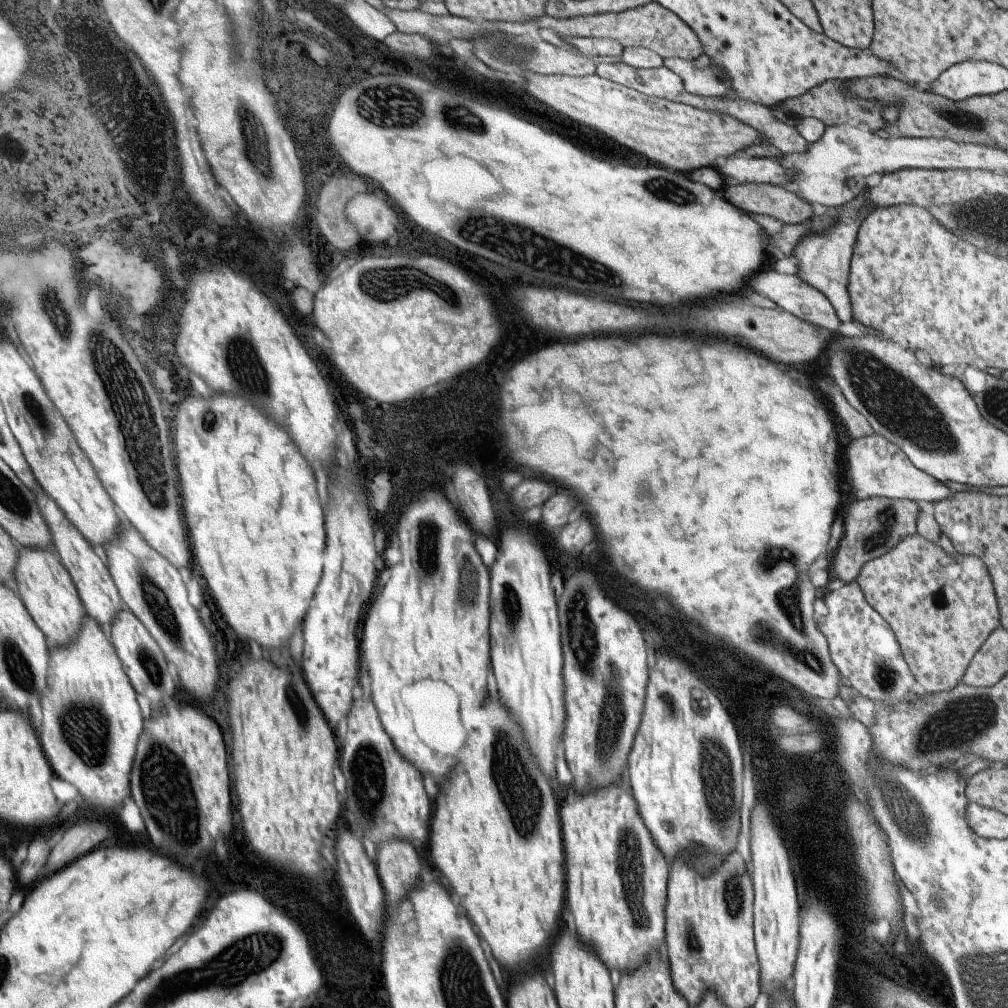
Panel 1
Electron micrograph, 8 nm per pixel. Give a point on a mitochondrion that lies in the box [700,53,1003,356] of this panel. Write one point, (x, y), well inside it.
(975, 123)

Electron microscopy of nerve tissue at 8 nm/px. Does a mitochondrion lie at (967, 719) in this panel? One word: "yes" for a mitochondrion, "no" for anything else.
yes

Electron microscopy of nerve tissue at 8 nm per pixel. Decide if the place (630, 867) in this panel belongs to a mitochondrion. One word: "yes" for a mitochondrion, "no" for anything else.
yes

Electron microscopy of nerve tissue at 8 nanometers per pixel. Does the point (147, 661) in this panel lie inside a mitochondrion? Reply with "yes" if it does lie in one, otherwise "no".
yes

